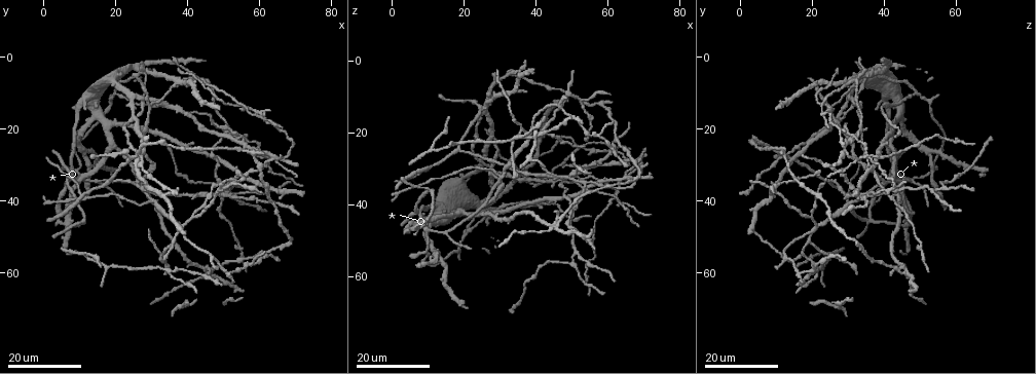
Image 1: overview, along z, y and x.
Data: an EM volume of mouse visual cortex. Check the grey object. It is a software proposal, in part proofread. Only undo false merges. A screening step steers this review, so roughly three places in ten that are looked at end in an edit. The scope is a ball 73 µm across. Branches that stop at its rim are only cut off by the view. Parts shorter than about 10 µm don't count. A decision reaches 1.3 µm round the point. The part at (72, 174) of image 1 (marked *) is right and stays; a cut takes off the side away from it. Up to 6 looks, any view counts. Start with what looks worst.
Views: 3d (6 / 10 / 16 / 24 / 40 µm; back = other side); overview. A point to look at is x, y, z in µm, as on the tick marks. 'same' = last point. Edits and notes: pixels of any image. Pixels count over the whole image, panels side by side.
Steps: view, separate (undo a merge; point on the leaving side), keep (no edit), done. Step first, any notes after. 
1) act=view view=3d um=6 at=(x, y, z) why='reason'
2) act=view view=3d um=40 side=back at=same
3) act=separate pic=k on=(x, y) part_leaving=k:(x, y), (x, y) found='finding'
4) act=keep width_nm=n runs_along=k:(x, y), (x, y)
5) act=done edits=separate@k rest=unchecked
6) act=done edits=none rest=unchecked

act=view view=3d um=24 at=(54.0, 38.5, 36.5) why='looks like a crossing'

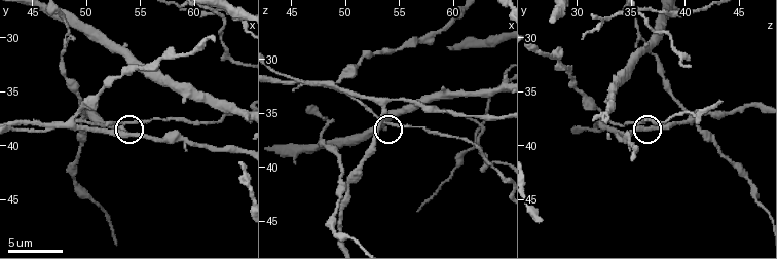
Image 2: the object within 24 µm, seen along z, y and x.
act=view view=3d um=6 at=(53.8, 37.8, 35.6)

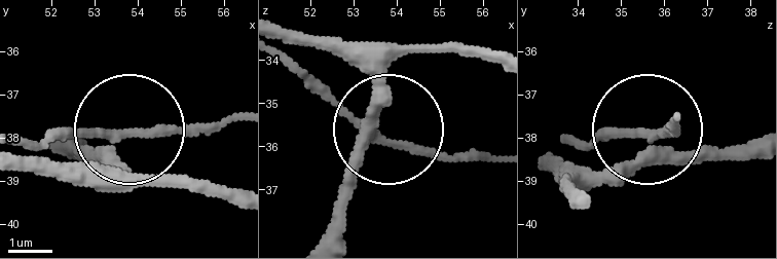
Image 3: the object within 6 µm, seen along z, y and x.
act=view view=3d um=6 side=back at=(53.75, 37.90, 35.85)

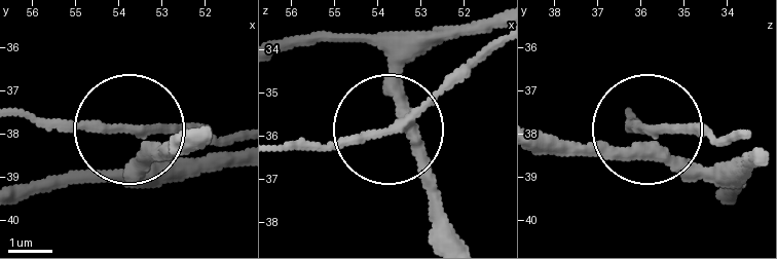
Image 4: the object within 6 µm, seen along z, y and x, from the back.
act=keep side_arm_um=22 runs_along=4:(461, 239), (429, 161), (399, 133), (278, 151) found='continuous, no second neuron'

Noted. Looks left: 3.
act=view view=3d um=16 at=(41.5, 44.5, 20.5) why='arms part here'

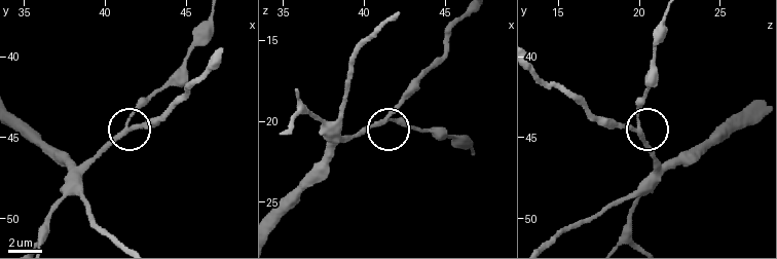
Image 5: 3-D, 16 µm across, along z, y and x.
act=view view=3d um=10 at=(41.4, 44.1, 20.0) why='zoom in'

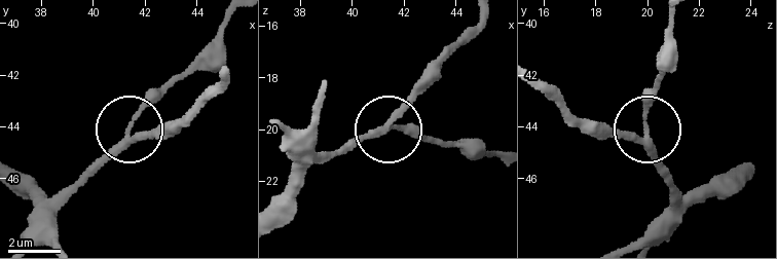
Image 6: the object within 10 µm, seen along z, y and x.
act=keep arms=3 found='all the same neuron'

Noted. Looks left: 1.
act=done edits=none rest=unchecked

